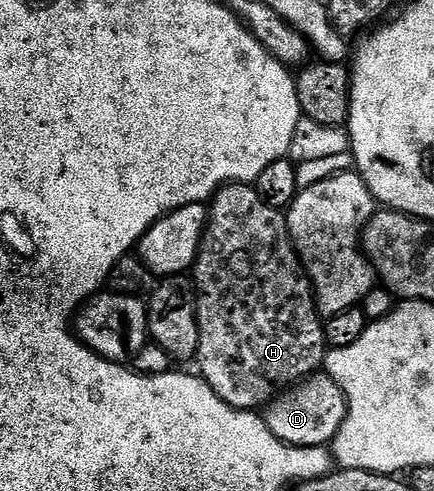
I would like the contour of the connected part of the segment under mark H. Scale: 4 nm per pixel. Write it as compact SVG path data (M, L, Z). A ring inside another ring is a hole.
M224 184L214 193L208 204L208 219L206 233L202 235L202 245L198 248L198 256L194 259L192 280L196 293L196 311L198 313L198 354L196 364L199 364L200 375L208 386L224 402L228 402L233 408L245 408L258 410L270 404L279 394L285 392L291 386L297 385L307 377L315 375L326 363L326 330L323 317L320 315L314 303L314 288L310 285L310 277L307 276L302 260L294 249L294 243L290 237L290 231L286 225L286 214L281 208L268 206L264 198L260 198L257 187L248 184Z

